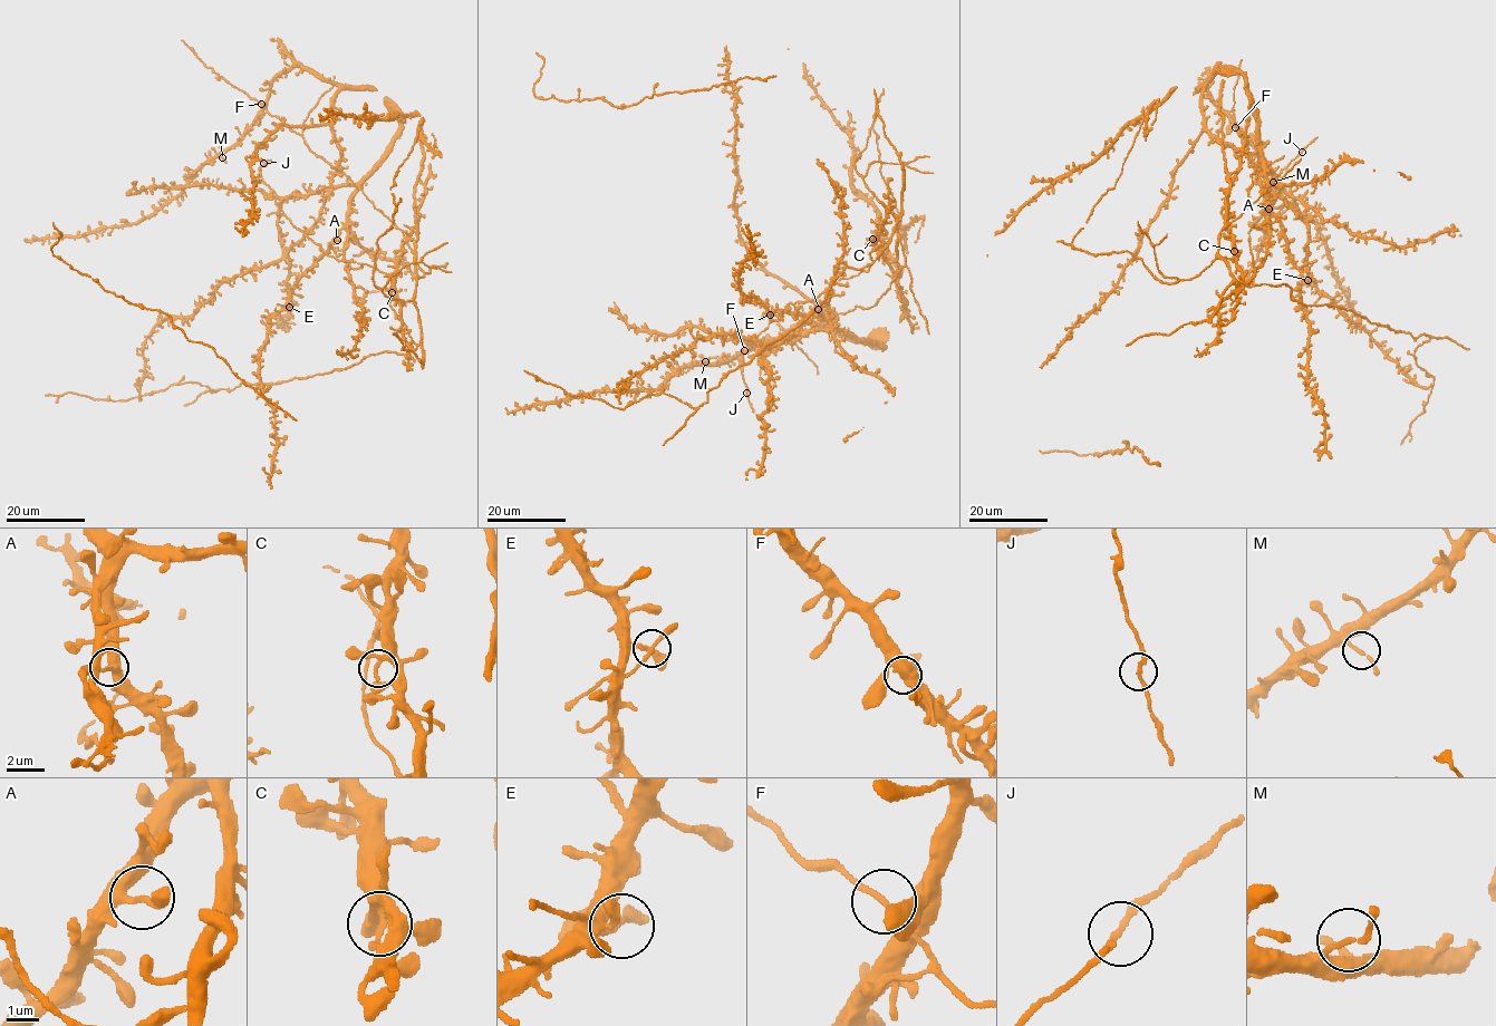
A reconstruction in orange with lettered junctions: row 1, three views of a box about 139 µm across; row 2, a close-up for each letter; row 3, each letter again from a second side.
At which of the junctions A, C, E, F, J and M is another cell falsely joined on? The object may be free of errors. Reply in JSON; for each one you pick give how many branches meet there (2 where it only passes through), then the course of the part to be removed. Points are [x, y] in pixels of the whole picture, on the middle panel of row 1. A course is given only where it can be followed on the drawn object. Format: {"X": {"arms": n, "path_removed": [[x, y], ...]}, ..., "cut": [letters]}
{"cut": []}

